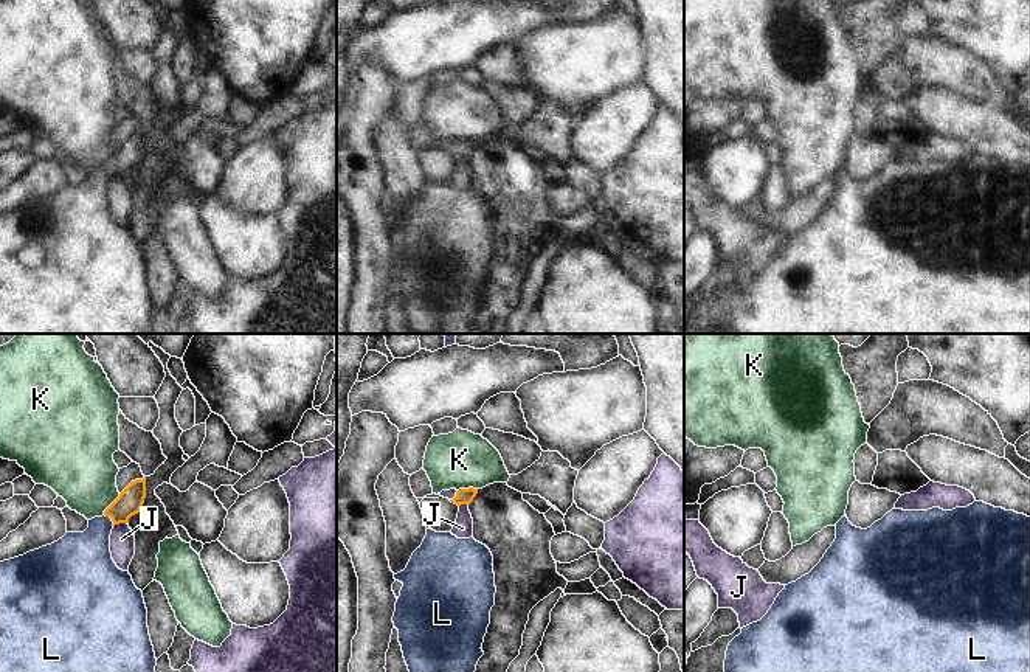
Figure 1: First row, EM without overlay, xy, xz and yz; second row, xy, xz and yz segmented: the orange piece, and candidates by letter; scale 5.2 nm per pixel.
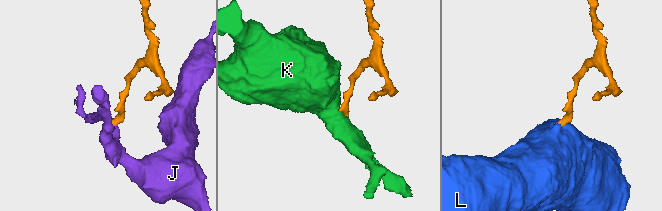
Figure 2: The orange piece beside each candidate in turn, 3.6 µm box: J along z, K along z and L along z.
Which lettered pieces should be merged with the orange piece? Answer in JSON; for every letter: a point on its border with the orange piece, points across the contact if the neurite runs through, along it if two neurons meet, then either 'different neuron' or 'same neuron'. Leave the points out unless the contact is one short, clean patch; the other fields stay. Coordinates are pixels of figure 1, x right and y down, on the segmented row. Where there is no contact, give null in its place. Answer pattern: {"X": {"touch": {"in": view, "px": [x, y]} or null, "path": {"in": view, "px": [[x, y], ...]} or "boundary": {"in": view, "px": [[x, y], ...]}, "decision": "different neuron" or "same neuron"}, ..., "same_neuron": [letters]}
{"J": {"touch": {"in": "xy", "px": [120, 522]}, "boundary": {"in": "xy", "px": [[126, 522], [114, 526]]}, "decision": "different neuron"}, "K": {"touch": {"in": "xy", "px": [110, 505]}, "boundary": {"in": "xy", "px": [[120, 494], [103, 514]]}, "decision": "different neuron"}, "L": {"touch": {"in": "xy", "px": [110, 517]}, "path": {"in": "xy", "px": [[131, 500], [110, 517], [100, 528], [84, 557]]}, "decision": "same neuron"}, "same_neuron": ["L"]}

